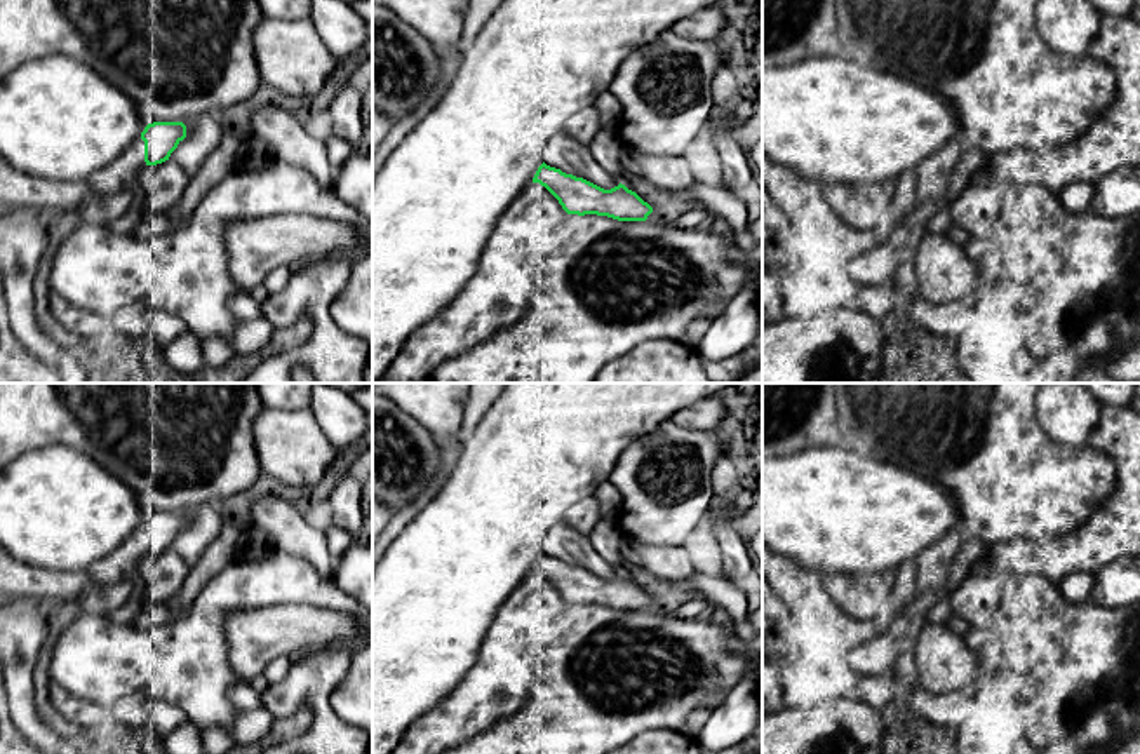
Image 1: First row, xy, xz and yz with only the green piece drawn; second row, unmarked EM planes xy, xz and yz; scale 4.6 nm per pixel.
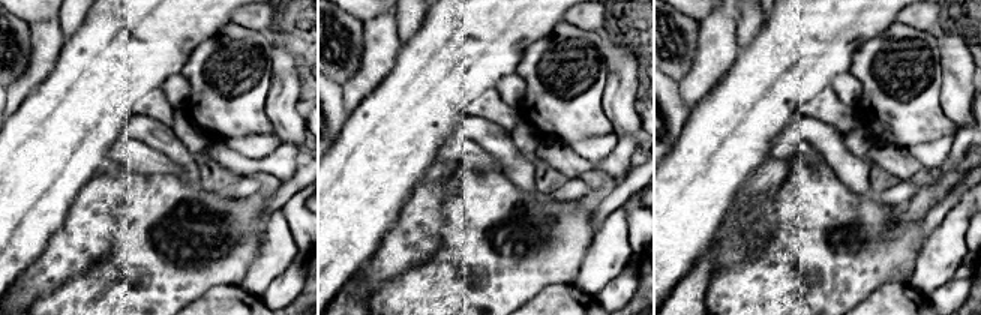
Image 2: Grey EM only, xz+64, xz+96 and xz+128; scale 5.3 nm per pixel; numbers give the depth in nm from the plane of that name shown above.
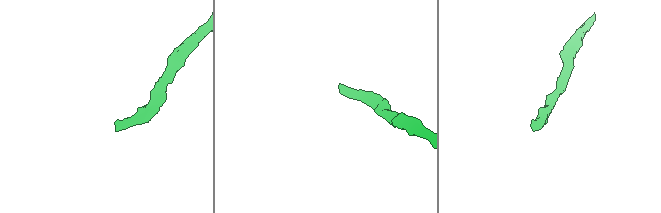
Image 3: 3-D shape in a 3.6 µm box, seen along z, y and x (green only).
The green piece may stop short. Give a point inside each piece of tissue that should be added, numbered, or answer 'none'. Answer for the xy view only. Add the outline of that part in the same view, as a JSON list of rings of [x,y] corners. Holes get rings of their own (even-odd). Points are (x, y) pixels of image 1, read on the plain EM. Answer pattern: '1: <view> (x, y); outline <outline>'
1: xy (124, 563); outline [[[139,526],[117,550],[92,564],[87,573],[97,587],[122,580],[139,583],[139,566],[144,557],[144,531]]]

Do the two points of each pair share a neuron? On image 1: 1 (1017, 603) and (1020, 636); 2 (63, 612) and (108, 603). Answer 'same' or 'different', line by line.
1: same
2: different

